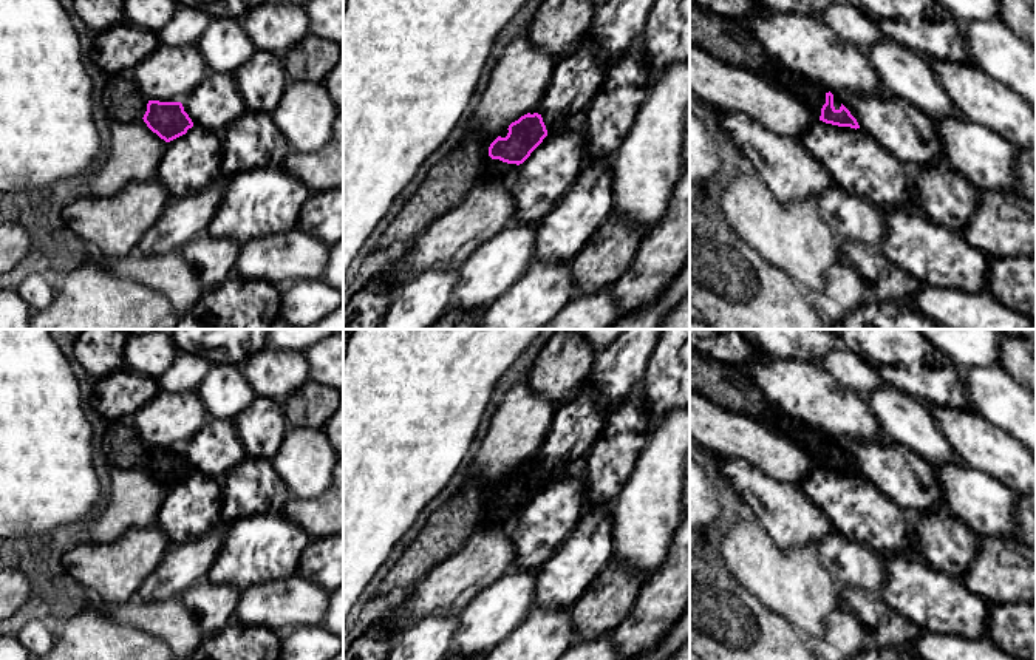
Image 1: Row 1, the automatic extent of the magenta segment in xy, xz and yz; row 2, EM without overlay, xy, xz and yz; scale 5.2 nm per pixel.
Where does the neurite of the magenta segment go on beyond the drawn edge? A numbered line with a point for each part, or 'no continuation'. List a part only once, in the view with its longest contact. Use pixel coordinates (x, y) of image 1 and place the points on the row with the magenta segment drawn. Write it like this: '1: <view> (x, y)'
1: xz (494, 169)
2: yz (814, 96)

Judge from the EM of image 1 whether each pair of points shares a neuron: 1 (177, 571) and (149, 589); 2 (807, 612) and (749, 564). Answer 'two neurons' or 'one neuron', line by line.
1: one neuron
2: one neuron

